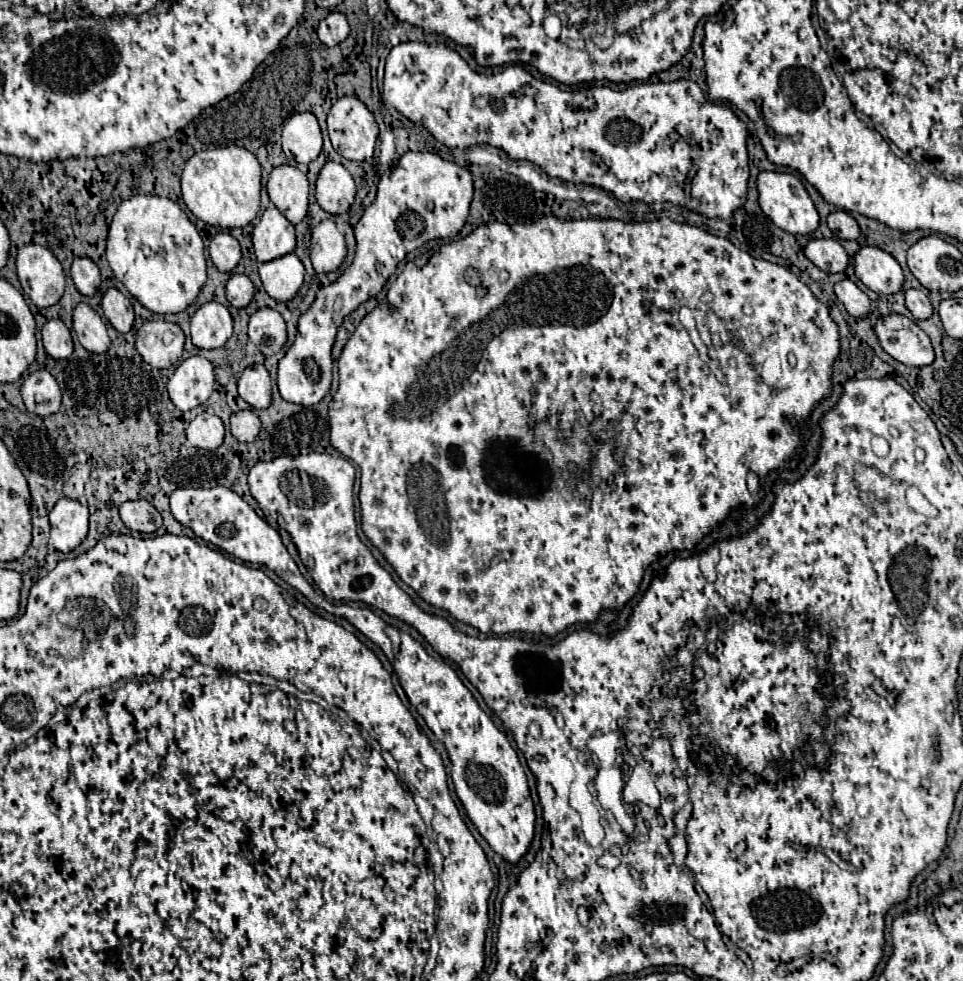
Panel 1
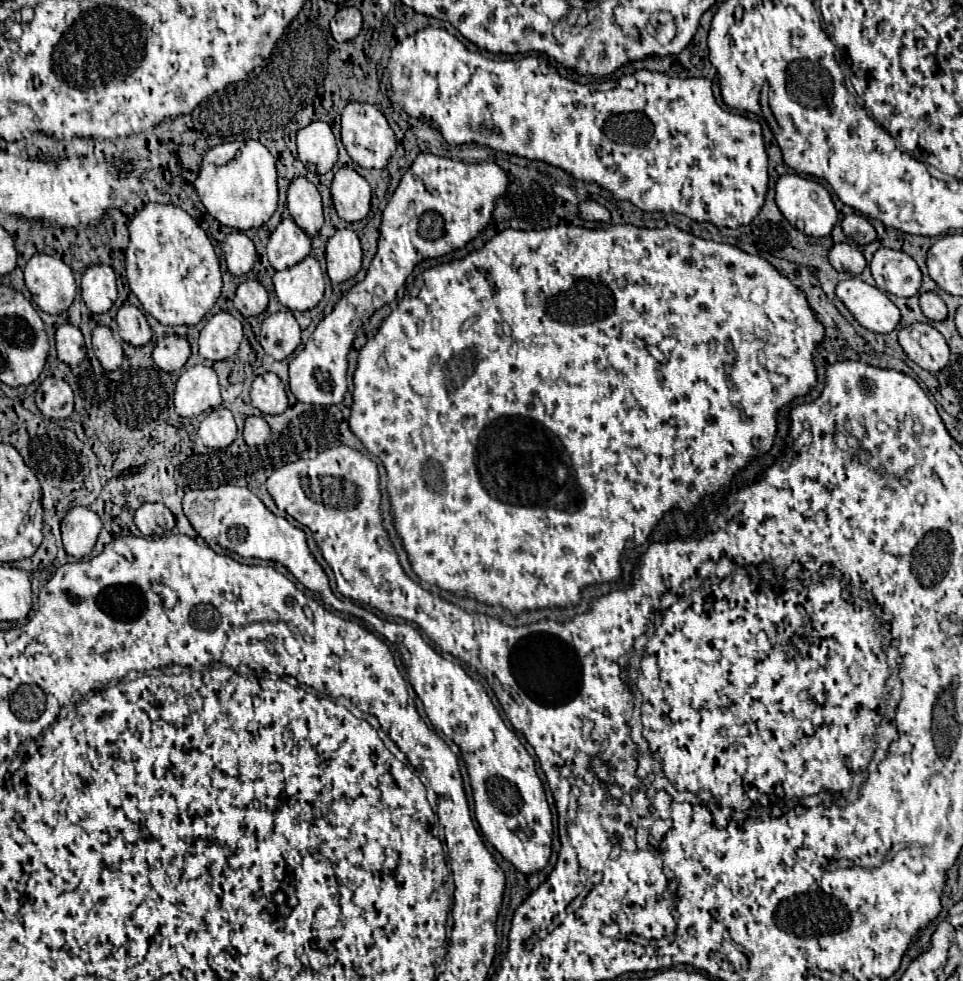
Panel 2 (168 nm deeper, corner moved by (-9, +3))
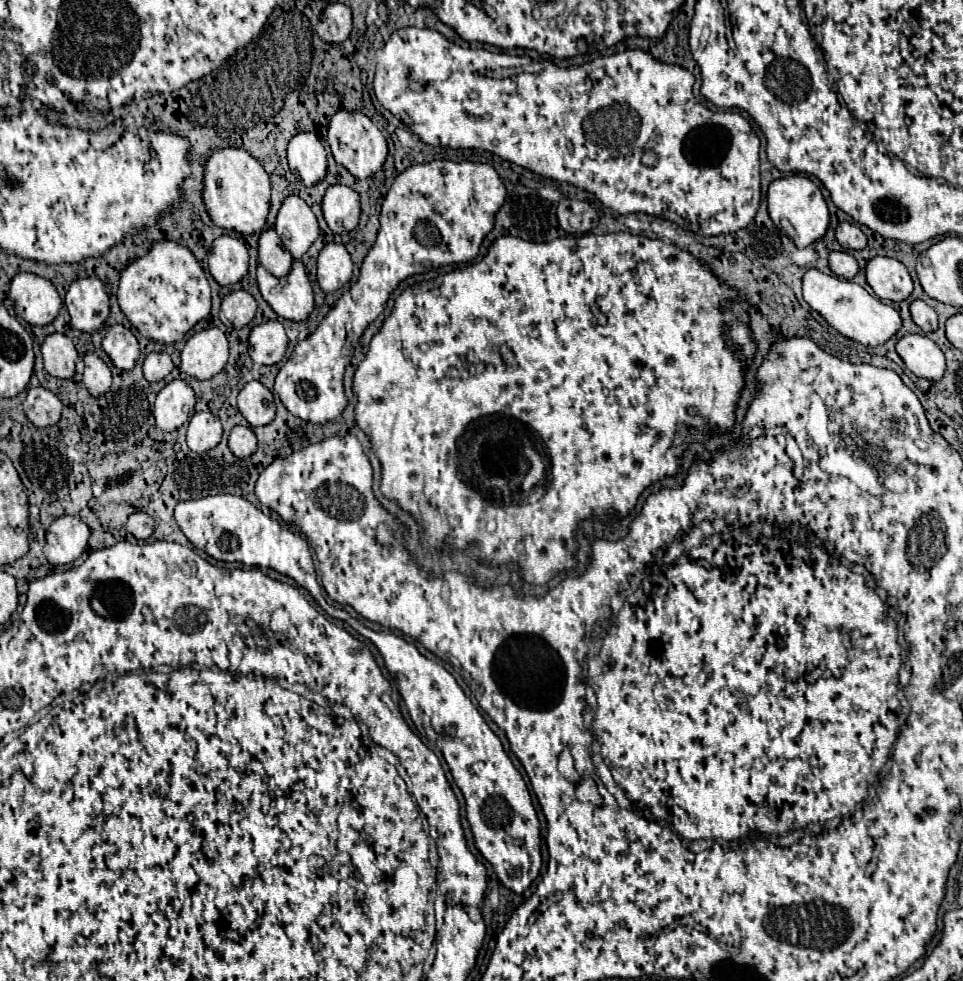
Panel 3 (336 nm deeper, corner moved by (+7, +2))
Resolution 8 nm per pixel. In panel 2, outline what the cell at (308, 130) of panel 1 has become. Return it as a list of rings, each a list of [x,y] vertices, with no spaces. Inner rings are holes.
[[[312,121],[302,127],[296,137],[298,157],[314,173],[326,173],[338,161],[338,147],[332,129],[324,121]],[[314,165],[314,167],[312,167]]]

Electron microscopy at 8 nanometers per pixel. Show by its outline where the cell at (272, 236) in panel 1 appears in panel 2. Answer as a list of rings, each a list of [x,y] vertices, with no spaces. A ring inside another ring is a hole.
[[[284,217],[272,231],[268,241],[268,261],[274,269],[288,269],[302,261],[310,253],[312,239],[294,223],[292,217]]]

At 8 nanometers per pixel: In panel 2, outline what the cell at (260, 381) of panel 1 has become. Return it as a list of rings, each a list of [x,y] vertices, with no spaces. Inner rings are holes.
[[[264,373],[258,375],[250,389],[252,405],[258,407],[262,413],[282,413],[288,407],[288,397],[284,391],[284,385],[276,373]]]

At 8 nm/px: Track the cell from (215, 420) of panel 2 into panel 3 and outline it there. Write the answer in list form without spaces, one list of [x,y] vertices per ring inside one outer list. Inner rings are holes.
[[[196,412],[190,418],[186,442],[194,452],[206,452],[220,444],[222,438],[222,424],[220,418],[212,412]]]

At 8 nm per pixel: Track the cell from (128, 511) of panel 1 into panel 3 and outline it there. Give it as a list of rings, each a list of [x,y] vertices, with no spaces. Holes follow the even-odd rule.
[[[134,512],[126,522],[126,530],[136,540],[146,540],[154,532],[154,520],[146,512]]]

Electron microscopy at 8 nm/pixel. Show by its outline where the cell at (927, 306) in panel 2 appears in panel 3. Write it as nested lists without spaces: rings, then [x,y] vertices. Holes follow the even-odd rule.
[[[914,300],[914,302],[910,304],[910,312],[912,312],[912,320],[914,320],[924,332],[934,332],[934,330],[938,328],[936,310],[930,308],[926,302]]]

